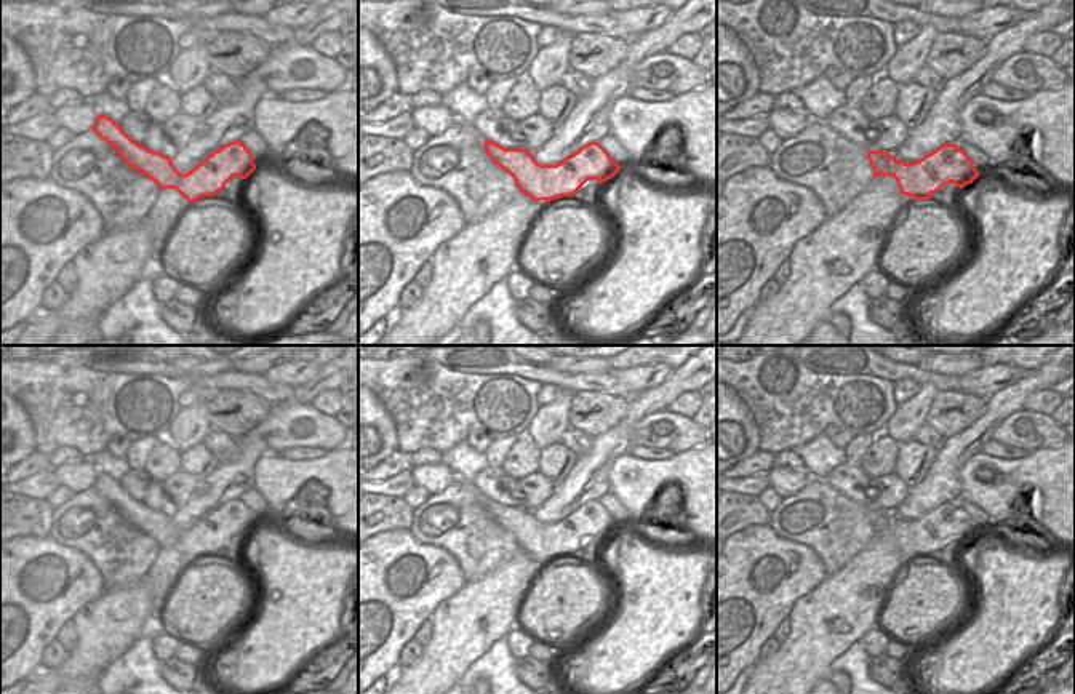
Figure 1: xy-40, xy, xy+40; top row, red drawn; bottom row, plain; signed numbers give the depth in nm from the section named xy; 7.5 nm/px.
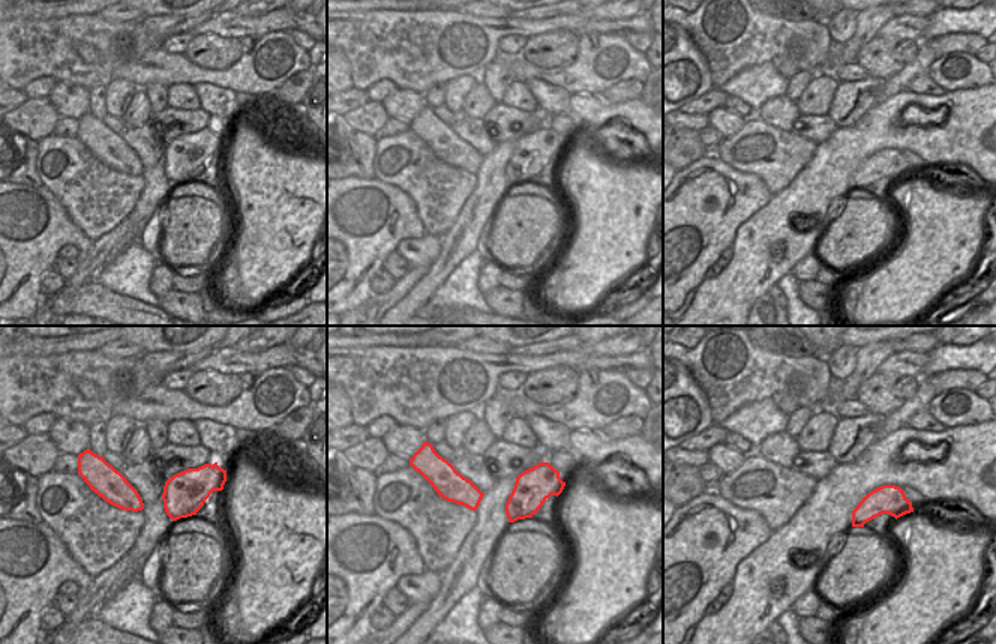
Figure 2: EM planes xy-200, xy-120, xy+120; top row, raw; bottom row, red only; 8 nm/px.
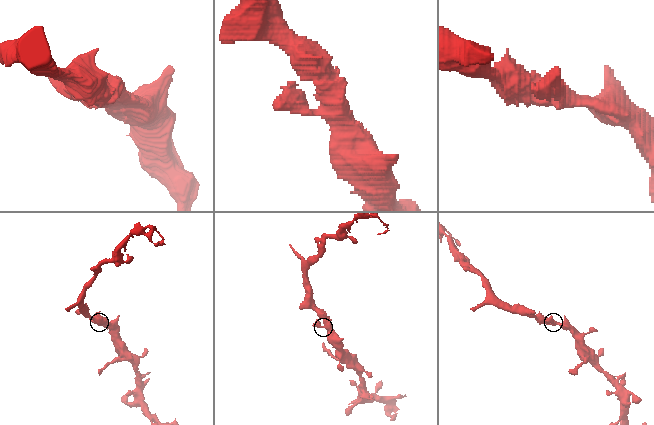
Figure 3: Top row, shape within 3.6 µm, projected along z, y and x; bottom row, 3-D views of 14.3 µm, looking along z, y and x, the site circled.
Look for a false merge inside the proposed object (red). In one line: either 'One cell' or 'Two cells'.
One cell

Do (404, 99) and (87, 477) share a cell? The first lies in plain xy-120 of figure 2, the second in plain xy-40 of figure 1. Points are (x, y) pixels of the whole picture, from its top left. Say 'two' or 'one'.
one

